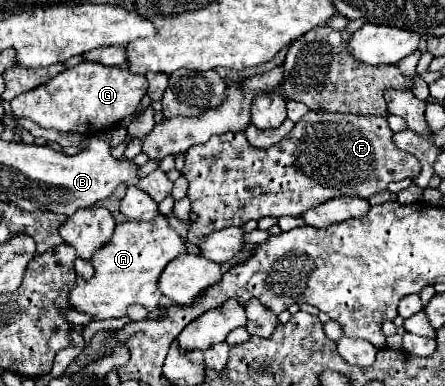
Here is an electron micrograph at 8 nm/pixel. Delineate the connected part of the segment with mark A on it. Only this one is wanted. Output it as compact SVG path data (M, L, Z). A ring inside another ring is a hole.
M158 215L156 221L148 223L120 223L116 225L114 237L92 257L96 275L90 281L78 279L76 287L70 291L70 303L76 311L88 313L94 319L124 317L128 307L142 305L148 313L158 309L162 293L158 289L158 279L164 267L178 255L186 255L184 239L168 225L166 215Z

